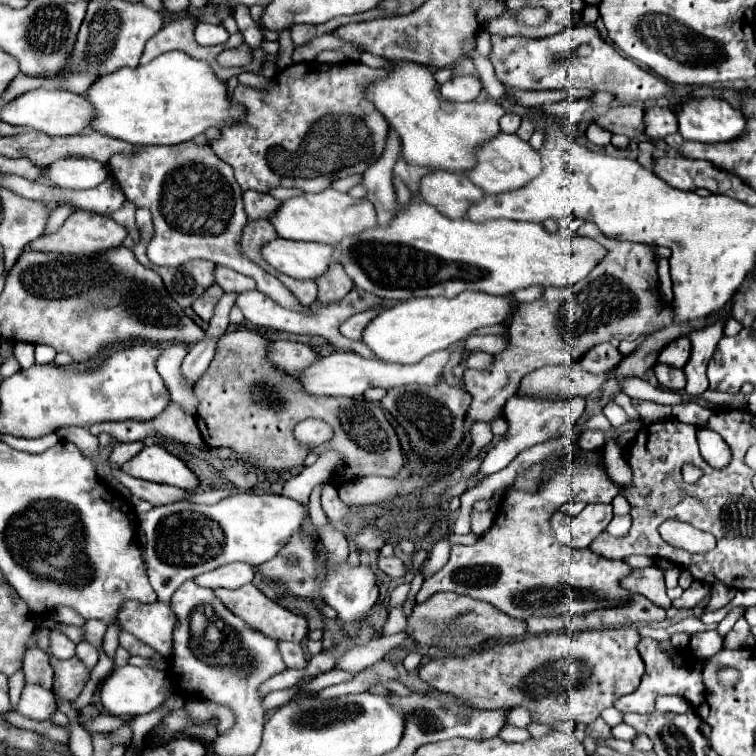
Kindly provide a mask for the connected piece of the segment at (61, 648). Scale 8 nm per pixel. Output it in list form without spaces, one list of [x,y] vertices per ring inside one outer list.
[[[56,630],[50,632],[50,652],[56,658],[60,658],[60,660],[72,658],[74,650],[76,650],[76,644],[68,636],[64,636],[62,632],[56,632]]]

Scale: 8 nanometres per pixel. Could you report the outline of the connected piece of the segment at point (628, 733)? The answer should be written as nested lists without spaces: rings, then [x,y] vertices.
[[[620,724],[612,728],[612,736],[620,738],[620,740],[636,740],[636,736],[640,736],[640,732],[636,732],[632,726],[628,724]]]

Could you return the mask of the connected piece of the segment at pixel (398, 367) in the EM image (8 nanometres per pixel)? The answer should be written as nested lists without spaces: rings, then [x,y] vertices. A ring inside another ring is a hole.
[[[332,352],[332,354],[324,356],[322,360],[318,360],[316,364],[312,364],[298,380],[308,394],[360,398],[364,394],[364,390],[368,390],[372,386],[380,386],[386,390],[392,386],[404,386],[404,384],[434,386],[436,382],[440,382],[444,366],[448,364],[448,358],[450,358],[450,352],[436,352],[418,364],[404,366],[404,364],[390,364],[390,362],[384,362],[378,358],[364,358],[356,352]],[[334,392],[344,392],[344,394],[334,394]]]

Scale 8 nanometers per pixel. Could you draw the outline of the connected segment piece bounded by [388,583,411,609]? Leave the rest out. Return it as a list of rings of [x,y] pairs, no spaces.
[[[403,583],[393,590],[390,594],[388,609],[392,608],[392,606],[403,605],[407,599],[410,588],[410,583]]]

